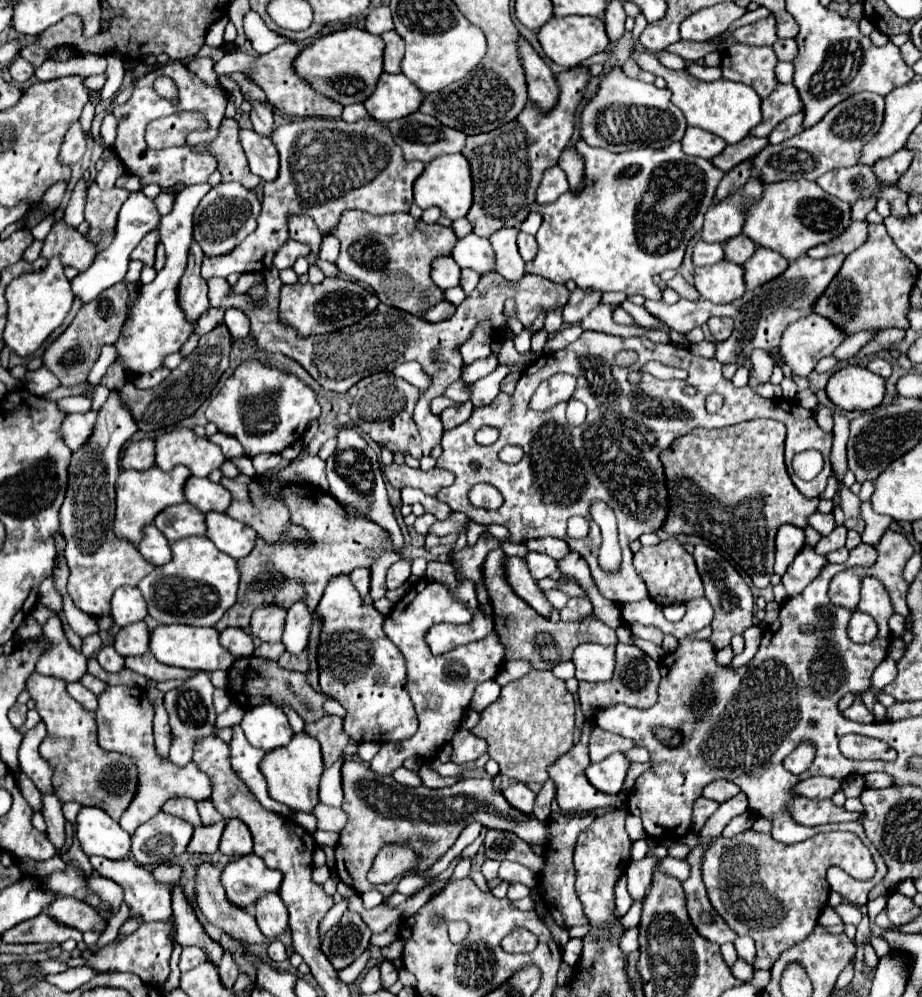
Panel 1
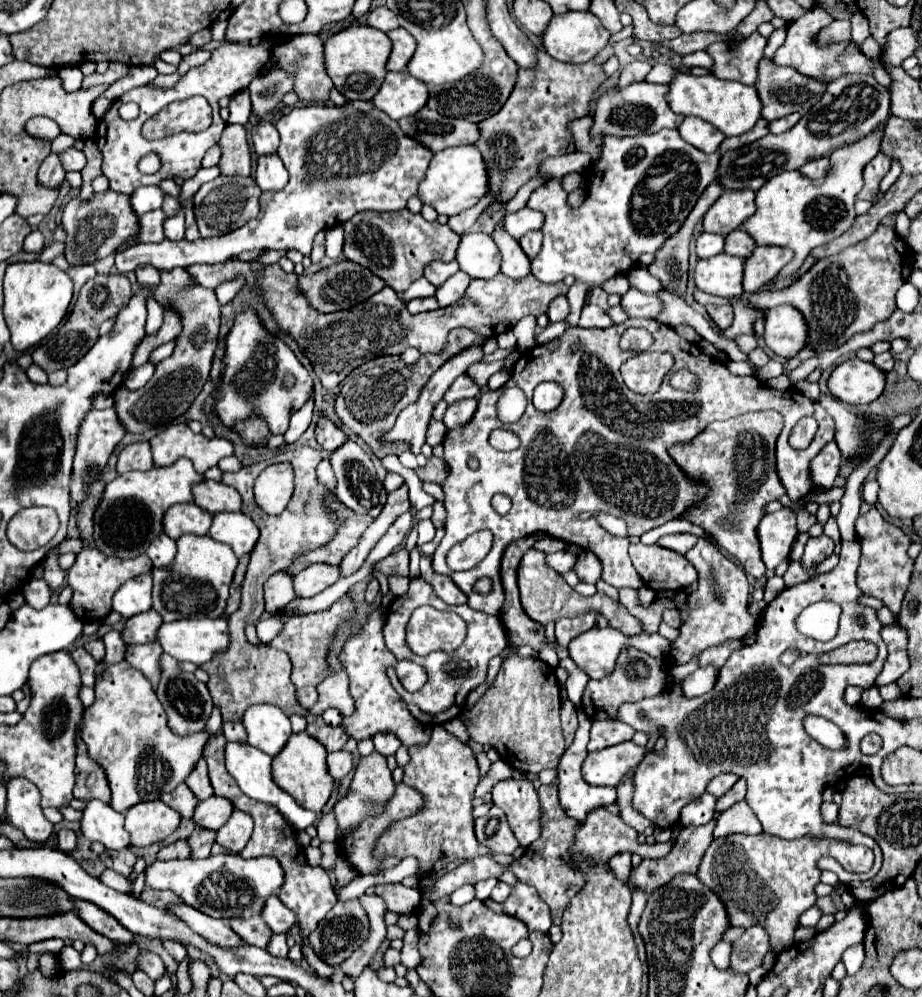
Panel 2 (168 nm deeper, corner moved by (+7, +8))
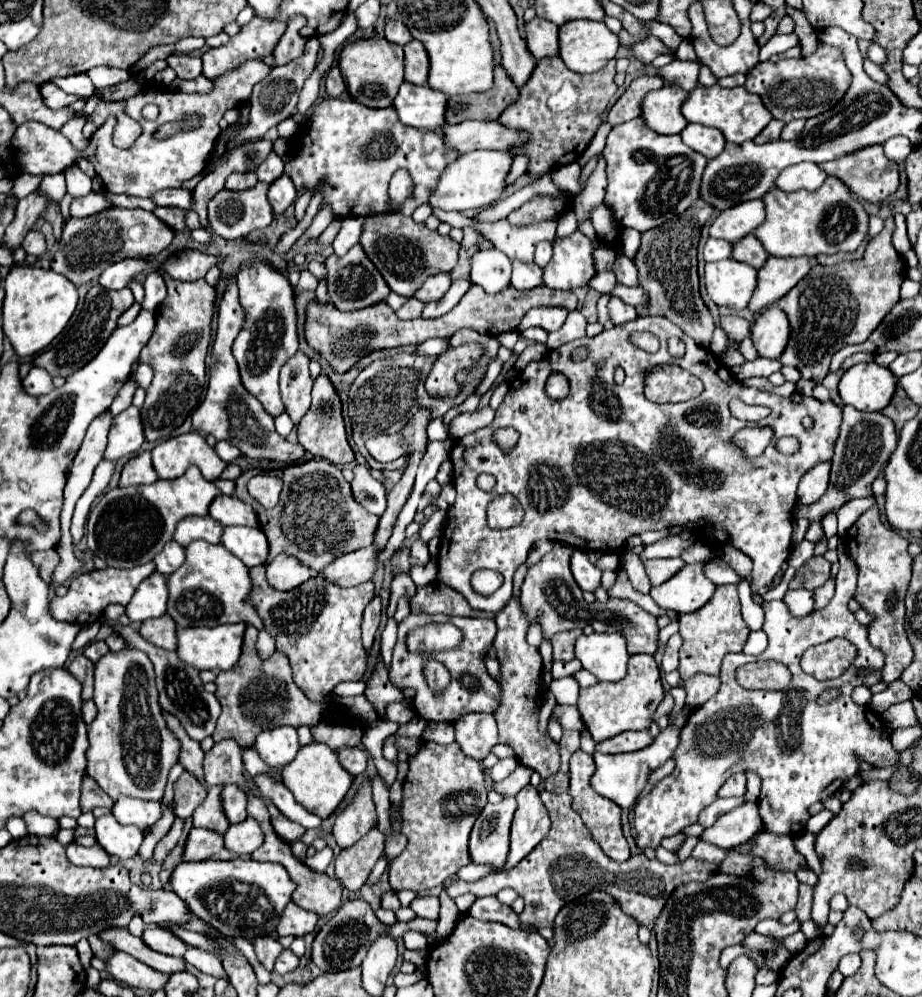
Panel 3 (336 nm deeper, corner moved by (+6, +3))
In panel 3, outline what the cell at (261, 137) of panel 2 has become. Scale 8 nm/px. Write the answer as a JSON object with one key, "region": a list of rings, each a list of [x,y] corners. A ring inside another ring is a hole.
{"region":[[[270,151],[270,157],[266,157],[266,161],[262,161],[260,167],[256,169],[258,179],[264,183],[272,183],[274,179],[278,179],[282,175],[282,171],[284,171],[284,163],[278,157],[278,153],[274,153],[274,151]]]}

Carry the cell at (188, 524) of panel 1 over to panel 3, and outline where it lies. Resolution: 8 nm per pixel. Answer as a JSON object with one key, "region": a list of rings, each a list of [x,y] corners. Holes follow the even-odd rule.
{"region":[[[186,517],[176,525],[174,541],[178,541],[182,547],[190,545],[196,539],[204,539],[208,543],[220,543],[222,525],[214,521],[212,517]]]}

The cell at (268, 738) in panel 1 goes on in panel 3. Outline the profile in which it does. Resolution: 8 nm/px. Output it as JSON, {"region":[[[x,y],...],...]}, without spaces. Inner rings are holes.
{"region":[[[274,727],[266,729],[256,737],[254,743],[258,755],[266,765],[274,769],[282,769],[288,765],[298,753],[298,735],[294,727]]]}

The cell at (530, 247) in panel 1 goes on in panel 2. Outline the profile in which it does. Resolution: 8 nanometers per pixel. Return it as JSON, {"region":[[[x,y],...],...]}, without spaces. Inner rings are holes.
{"region":[[[529,232],[529,236],[523,236],[523,238],[519,240],[521,248],[525,250],[525,254],[527,254],[529,258],[535,258],[535,256],[539,254],[541,242],[543,242],[543,234],[541,234],[541,232]]]}

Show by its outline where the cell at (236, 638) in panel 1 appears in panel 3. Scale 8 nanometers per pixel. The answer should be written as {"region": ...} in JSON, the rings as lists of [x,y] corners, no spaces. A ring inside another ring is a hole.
{"region":[[[260,631],[260,635],[258,635],[258,641],[256,641],[256,651],[258,651],[258,655],[260,655],[260,659],[270,659],[272,655],[274,655],[274,651],[276,651],[276,647],[274,647],[274,639],[266,633],[266,631]]]}

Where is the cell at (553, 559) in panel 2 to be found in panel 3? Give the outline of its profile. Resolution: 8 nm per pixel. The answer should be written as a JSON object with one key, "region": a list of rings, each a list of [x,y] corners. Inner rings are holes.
{"region":[[[576,549],[570,557],[570,571],[576,579],[576,583],[580,585],[582,591],[594,591],[596,587],[600,587],[600,577],[602,577],[602,571],[598,571],[590,559],[588,559],[588,553],[582,551],[582,549]]]}

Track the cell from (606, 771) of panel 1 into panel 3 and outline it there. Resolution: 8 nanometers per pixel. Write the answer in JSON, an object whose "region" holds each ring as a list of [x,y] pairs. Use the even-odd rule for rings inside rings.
{"region":[[[666,727],[658,737],[654,737],[654,741],[646,747],[646,749],[638,749],[634,753],[622,753],[622,755],[602,755],[602,753],[594,753],[594,761],[596,761],[596,771],[592,775],[592,787],[606,799],[614,801],[616,805],[620,805],[622,809],[628,809],[634,805],[638,793],[644,789],[646,785],[646,777],[652,769],[660,767],[666,759],[672,757],[674,749],[678,745],[678,729],[676,727]]]}

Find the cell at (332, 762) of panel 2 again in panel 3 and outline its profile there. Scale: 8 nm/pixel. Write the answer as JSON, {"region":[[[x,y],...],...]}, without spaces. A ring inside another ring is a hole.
{"region":[[[344,747],[344,749],[338,751],[338,761],[340,761],[340,765],[342,765],[352,777],[356,777],[356,775],[364,773],[368,755],[366,755],[364,749],[360,749],[360,747]]]}

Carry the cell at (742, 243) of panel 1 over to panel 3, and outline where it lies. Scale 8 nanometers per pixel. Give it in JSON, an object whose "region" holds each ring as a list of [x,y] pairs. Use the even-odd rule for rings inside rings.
{"region":[[[750,233],[732,245],[732,257],[754,269],[760,269],[764,265],[764,261],[768,259],[768,253],[762,247],[762,243]]]}

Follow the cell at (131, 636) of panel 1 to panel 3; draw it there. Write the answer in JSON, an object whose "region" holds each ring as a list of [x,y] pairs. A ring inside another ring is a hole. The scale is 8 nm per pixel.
{"region":[[[168,615],[144,621],[138,633],[156,647],[162,647],[168,651],[176,649],[176,625]]]}

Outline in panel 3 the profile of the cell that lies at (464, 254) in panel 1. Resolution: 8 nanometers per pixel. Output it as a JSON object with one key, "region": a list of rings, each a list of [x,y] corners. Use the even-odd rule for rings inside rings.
{"region":[[[480,249],[470,259],[470,279],[486,293],[498,293],[510,283],[512,263],[498,249]]]}

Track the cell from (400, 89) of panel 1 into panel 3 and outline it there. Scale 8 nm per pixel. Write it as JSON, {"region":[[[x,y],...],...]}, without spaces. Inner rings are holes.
{"region":[[[402,83],[398,95],[392,101],[392,107],[398,113],[398,119],[404,125],[416,129],[438,129],[444,123],[444,109],[446,109],[448,95],[430,89],[428,85],[410,85]]]}

